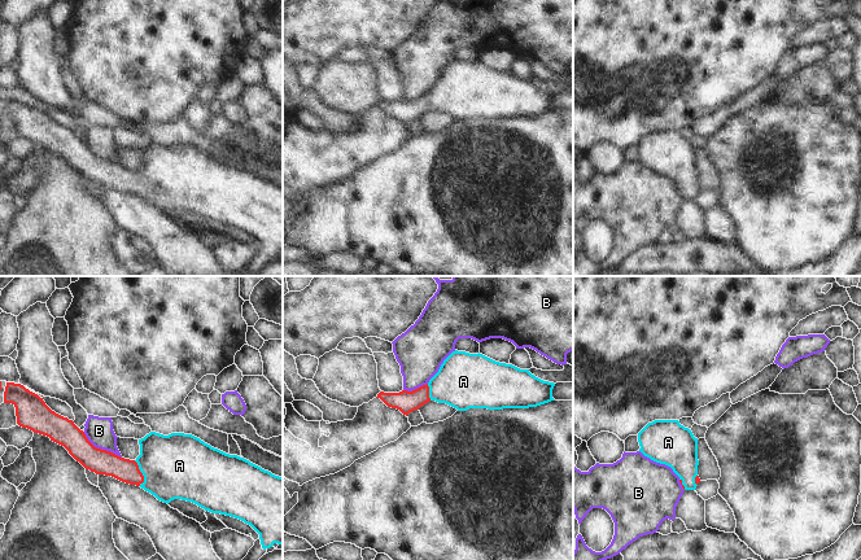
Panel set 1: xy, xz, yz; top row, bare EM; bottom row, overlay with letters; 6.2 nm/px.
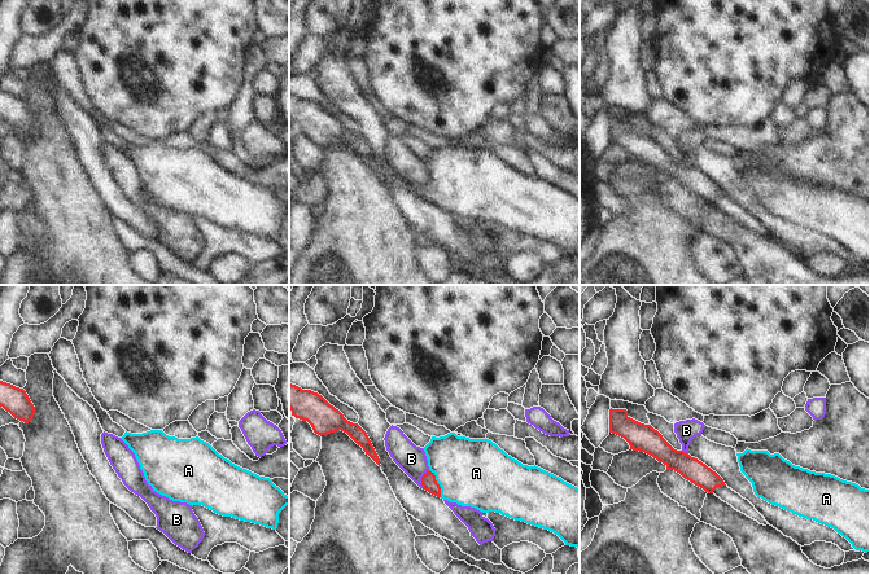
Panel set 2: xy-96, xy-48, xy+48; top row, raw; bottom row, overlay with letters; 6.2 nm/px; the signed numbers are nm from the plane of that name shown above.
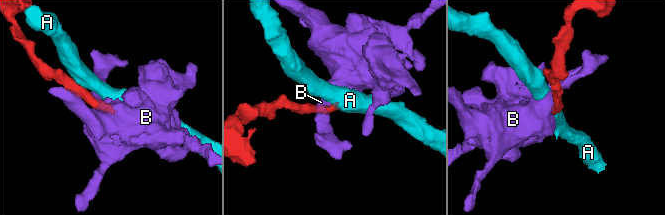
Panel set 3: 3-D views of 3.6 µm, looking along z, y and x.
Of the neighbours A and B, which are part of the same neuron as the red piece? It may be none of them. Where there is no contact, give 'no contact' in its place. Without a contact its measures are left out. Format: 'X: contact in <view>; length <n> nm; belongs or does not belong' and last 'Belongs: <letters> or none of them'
A: contact in xy; length 170 nm; belongs
B: contact in xy; length 280 nm; does not belong
Belongs: A

